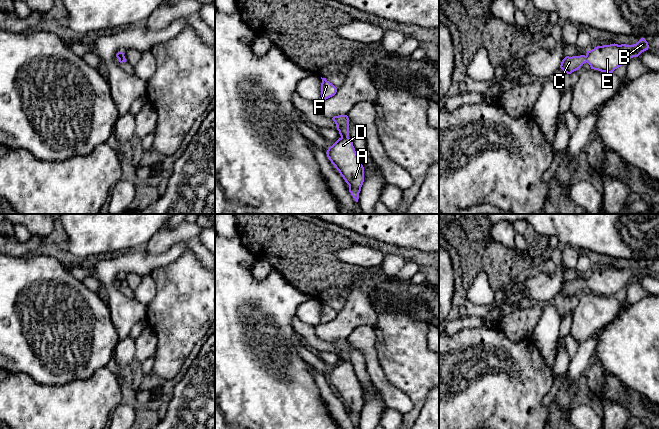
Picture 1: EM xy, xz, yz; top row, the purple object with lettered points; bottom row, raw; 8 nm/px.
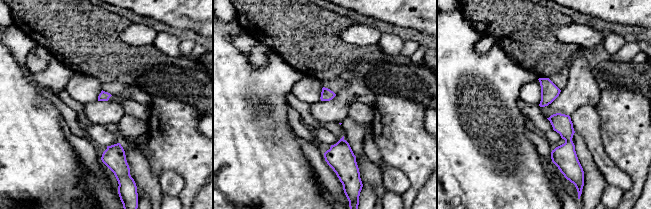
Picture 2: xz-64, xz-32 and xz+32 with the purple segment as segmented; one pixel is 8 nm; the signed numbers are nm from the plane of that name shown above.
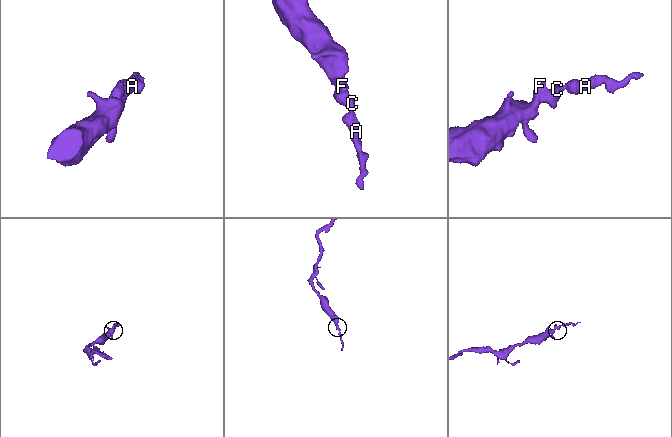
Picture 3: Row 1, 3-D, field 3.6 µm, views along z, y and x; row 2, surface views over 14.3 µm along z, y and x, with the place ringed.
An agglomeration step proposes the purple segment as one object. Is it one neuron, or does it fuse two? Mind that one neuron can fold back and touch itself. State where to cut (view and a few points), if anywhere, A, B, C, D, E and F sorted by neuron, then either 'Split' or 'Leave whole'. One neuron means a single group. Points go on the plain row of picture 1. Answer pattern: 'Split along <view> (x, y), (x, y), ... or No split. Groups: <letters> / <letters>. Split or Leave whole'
No split. Groups: A B C D E F. Leave whole

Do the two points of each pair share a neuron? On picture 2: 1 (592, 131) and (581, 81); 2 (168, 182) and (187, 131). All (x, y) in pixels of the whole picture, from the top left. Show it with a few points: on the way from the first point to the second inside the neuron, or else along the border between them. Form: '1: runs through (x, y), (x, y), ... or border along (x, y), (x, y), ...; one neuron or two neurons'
1: border along (594, 105), (582, 105), (570, 115), (564, 114); two neurons
2: border along (158, 176), (164, 171), (174, 171), (185, 185); two neurons

